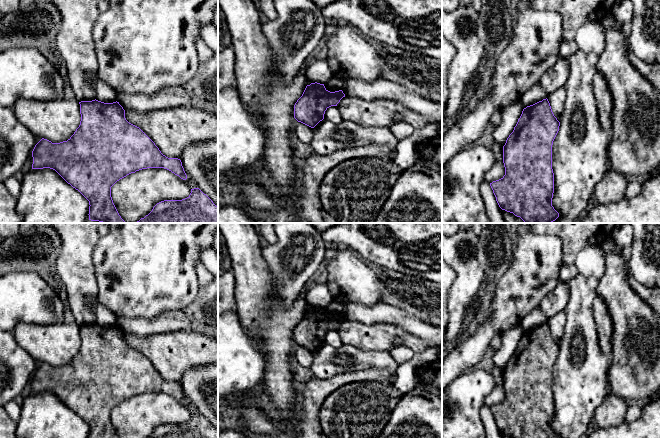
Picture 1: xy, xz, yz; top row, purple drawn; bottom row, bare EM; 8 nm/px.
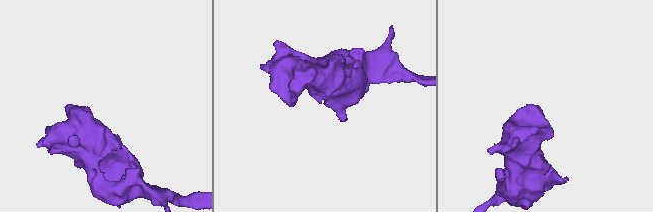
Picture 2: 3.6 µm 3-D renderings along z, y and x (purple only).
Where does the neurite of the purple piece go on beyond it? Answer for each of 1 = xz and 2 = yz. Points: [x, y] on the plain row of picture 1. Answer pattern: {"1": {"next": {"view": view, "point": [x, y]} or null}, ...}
{"1": {"next": null}, "2": {"next": null}}

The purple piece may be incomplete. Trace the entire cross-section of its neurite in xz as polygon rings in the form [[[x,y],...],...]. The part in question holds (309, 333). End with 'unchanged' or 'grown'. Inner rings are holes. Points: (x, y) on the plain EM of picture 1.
[[[311,307],[294,329],[294,342],[314,352],[324,343],[325,335],[331,330],[337,330],[343,321],[345,318],[342,314],[330,316],[324,308]]]; unchanged

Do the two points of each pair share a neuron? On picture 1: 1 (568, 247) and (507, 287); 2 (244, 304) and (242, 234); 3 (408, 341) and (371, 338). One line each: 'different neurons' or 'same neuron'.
1: different neurons
2: same neuron
3: same neuron

